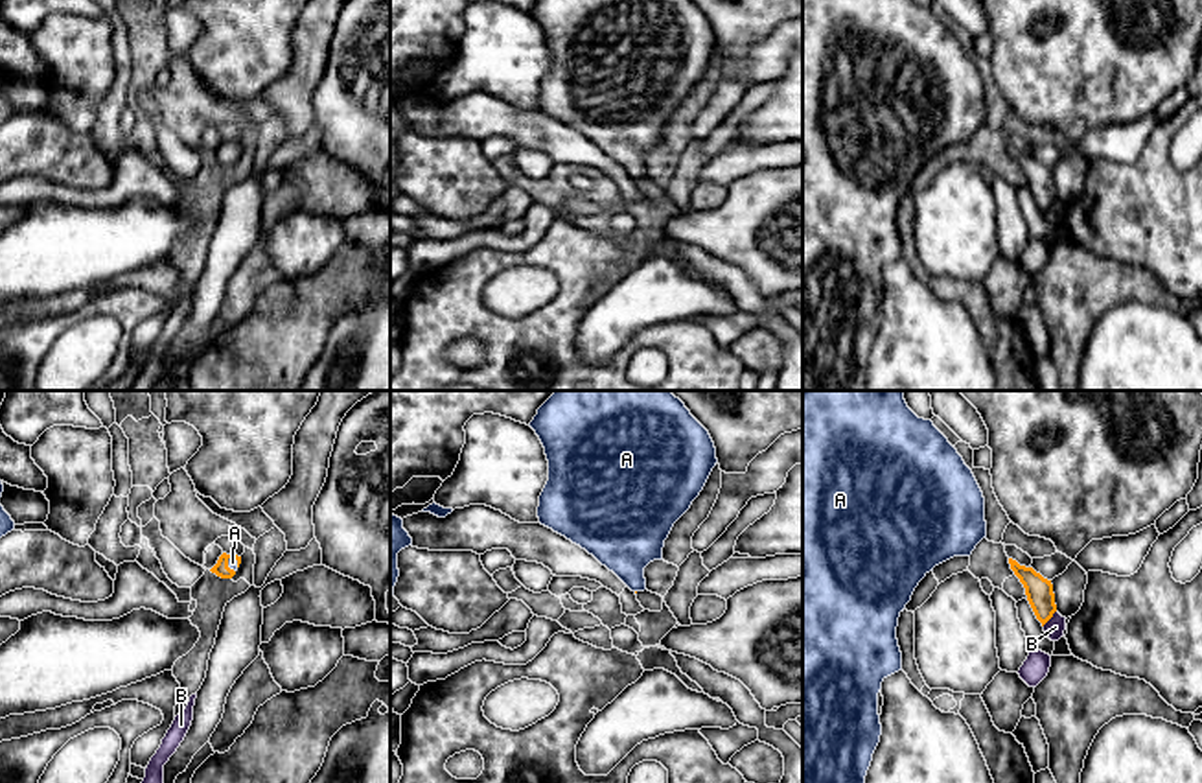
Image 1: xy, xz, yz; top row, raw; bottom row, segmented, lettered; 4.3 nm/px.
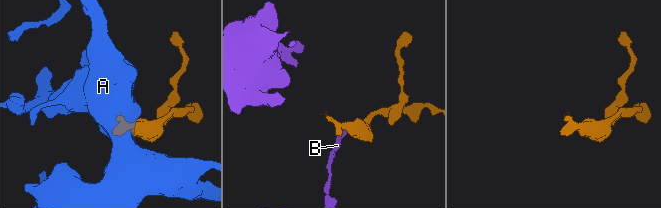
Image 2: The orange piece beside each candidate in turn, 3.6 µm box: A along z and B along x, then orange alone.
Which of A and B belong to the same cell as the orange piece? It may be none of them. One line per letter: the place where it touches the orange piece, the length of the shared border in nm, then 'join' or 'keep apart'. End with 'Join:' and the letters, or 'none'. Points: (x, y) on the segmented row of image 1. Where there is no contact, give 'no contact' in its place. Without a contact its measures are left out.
A: contact xy (227, 564); length 80 nm; join
B: contact yz (1050, 618); length 90 nm; keep apart
Join: A

